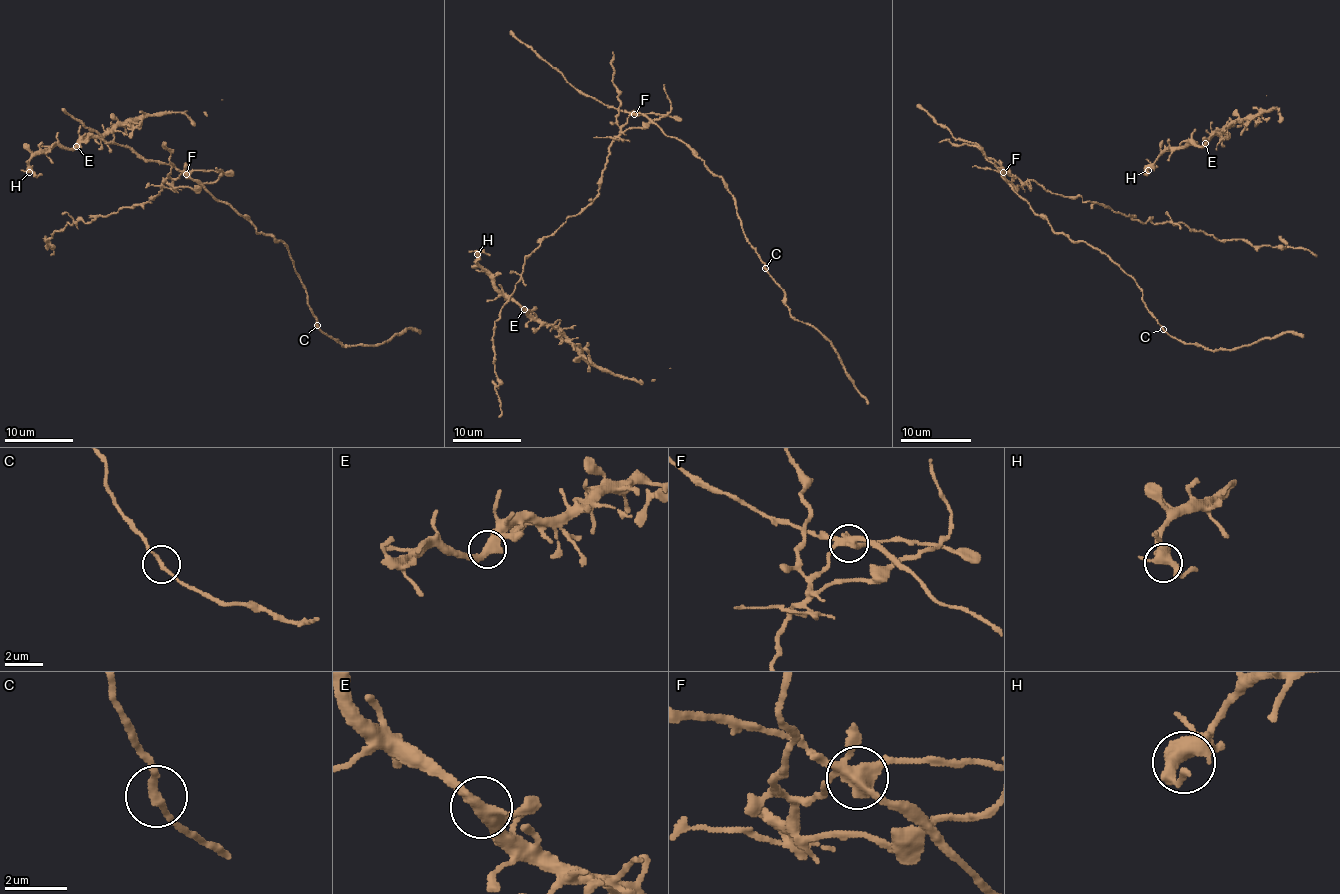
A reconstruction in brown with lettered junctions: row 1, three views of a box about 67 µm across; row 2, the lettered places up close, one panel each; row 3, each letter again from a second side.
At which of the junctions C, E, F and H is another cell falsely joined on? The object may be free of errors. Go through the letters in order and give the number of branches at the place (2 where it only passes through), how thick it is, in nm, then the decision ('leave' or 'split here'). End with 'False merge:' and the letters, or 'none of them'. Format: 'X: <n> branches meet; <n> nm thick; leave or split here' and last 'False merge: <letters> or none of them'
C: 2 branches meet; 220 nm thick; leave
E: 3 branches meet; 360 nm thick; leave
F: 5 branches meet; 360 nm thick; split here
H: 5 branches meet; 440 nm thick; leave
False merge: F

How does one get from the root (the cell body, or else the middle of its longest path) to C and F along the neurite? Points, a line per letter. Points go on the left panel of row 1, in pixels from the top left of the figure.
C: (158, 194), (165, 182), (204, 187), (259, 232), (281, 240), (306, 290), (317, 326)
F: (158, 194), (165, 182), (170, 184), (182, 174), (187, 174)

